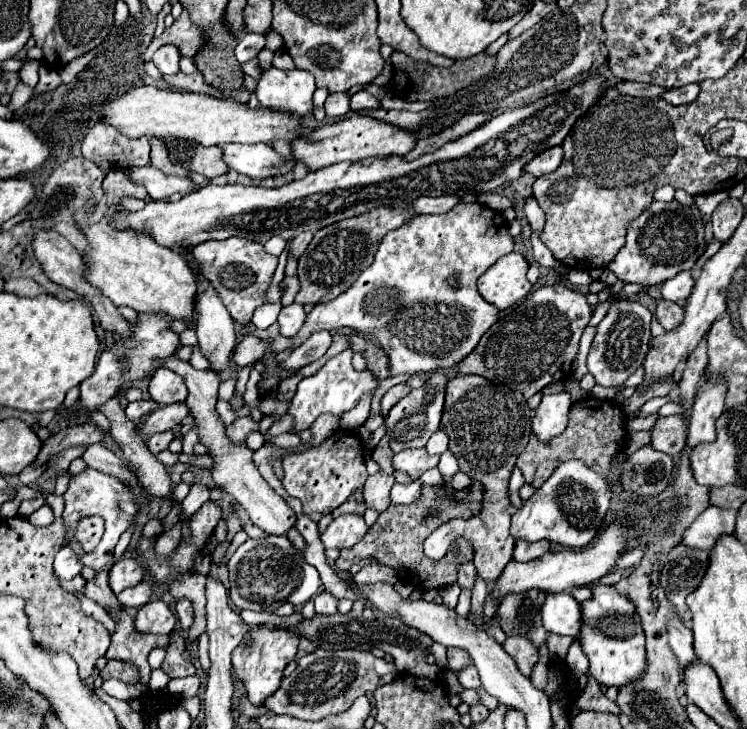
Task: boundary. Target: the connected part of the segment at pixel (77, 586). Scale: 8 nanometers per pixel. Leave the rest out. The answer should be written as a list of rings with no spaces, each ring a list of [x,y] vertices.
[[[74,576],[72,580],[60,580],[60,578],[58,578],[58,582],[60,582],[60,586],[62,586],[64,590],[68,590],[68,592],[82,592],[86,580],[84,580],[82,576]]]

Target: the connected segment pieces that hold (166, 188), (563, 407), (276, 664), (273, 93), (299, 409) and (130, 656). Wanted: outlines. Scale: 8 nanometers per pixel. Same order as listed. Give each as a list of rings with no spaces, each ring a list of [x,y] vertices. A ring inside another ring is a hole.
[[[152,164],[132,166],[132,168],[126,168],[126,170],[128,170],[128,178],[136,184],[142,184],[148,190],[148,196],[152,200],[168,198],[174,192],[186,194],[186,192],[192,192],[192,190],[198,190],[198,186],[192,180],[178,178],[178,176],[166,176],[164,172],[160,172]]]
[[[568,392],[550,394],[542,398],[540,406],[536,408],[536,416],[532,418],[532,432],[540,442],[546,444],[564,432],[570,406],[572,398]]]
[[[252,626],[244,636],[244,642],[232,652],[232,666],[236,678],[244,684],[248,700],[254,706],[262,706],[268,696],[272,696],[282,680],[282,672],[286,664],[296,656],[300,638],[296,634],[282,630],[282,628],[266,628],[266,626]]]
[[[268,68],[262,72],[256,88],[256,96],[262,108],[290,112],[292,116],[304,118],[314,112],[312,94],[314,78],[306,70],[276,70]]]
[[[346,348],[338,356],[330,358],[314,376],[302,378],[302,382],[298,384],[298,390],[296,390],[294,398],[290,400],[290,408],[288,408],[288,412],[296,420],[294,422],[296,430],[306,430],[324,412],[340,416],[340,414],[352,410],[358,404],[358,400],[360,400],[360,396],[364,392],[376,388],[376,378],[372,374],[368,374],[368,370],[356,372],[352,368],[350,360],[352,360],[352,352],[350,352],[350,348]]]
[[[116,610],[116,630],[112,634],[110,648],[106,650],[106,660],[112,658],[112,652],[118,660],[132,662],[142,676],[142,682],[146,684],[150,678],[150,664],[148,654],[152,648],[168,648],[170,636],[152,636],[152,634],[136,634],[132,626],[132,618],[126,610]]]

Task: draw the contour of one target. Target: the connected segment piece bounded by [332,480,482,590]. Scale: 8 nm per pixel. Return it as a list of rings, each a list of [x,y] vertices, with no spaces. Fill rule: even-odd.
[[[474,480],[470,486],[470,492],[466,494],[464,500],[456,500],[454,492],[448,492],[446,486],[422,486],[422,494],[418,500],[412,504],[390,505],[376,520],[376,524],[368,530],[368,534],[352,548],[340,550],[340,556],[332,564],[336,572],[348,572],[352,564],[364,560],[364,558],[374,558],[380,564],[392,566],[398,572],[398,580],[402,584],[408,584],[416,590],[432,590],[432,588],[442,588],[448,584],[456,582],[456,566],[460,562],[470,560],[470,548],[462,550],[462,558],[442,558],[442,560],[430,560],[422,552],[422,544],[426,536],[430,536],[440,524],[454,520],[454,518],[470,518],[472,514],[476,516],[482,508],[482,486]]]

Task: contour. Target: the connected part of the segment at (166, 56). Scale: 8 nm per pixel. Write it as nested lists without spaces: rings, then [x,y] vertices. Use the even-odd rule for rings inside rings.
[[[172,44],[162,46],[160,50],[156,50],[156,54],[152,58],[152,62],[156,64],[156,68],[160,70],[162,76],[176,74],[178,72],[178,60],[180,60],[180,52]]]

